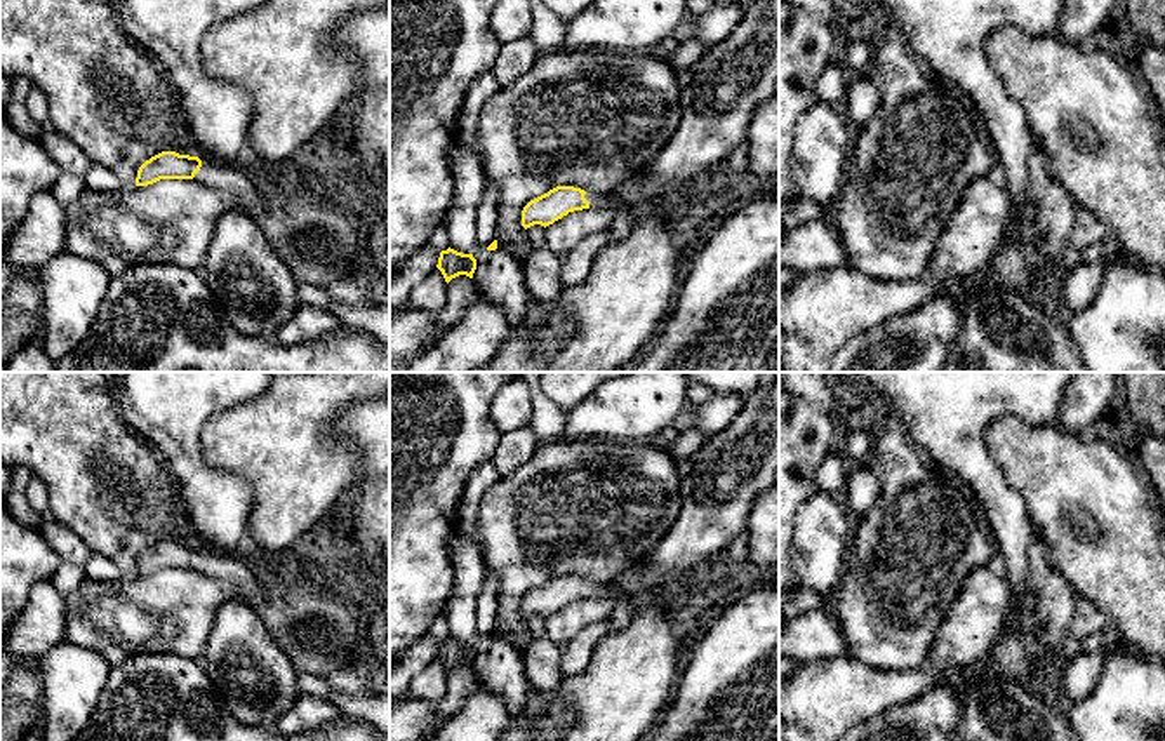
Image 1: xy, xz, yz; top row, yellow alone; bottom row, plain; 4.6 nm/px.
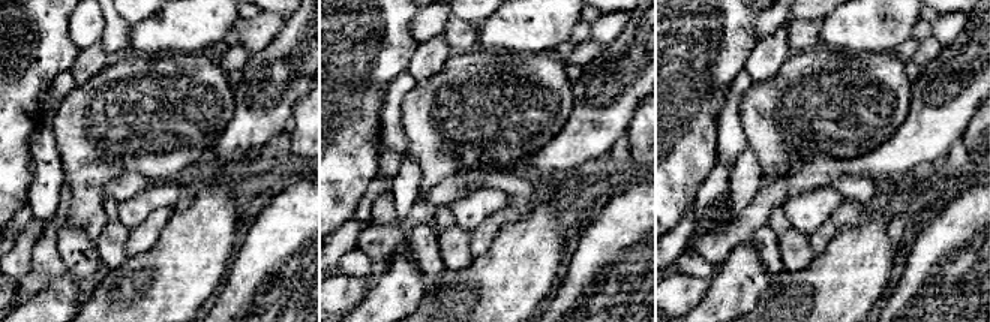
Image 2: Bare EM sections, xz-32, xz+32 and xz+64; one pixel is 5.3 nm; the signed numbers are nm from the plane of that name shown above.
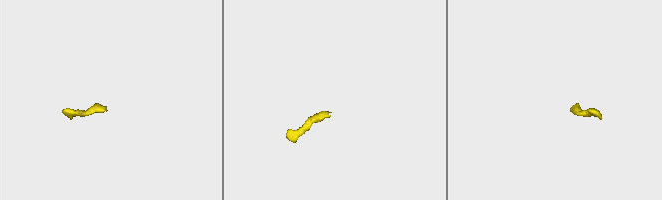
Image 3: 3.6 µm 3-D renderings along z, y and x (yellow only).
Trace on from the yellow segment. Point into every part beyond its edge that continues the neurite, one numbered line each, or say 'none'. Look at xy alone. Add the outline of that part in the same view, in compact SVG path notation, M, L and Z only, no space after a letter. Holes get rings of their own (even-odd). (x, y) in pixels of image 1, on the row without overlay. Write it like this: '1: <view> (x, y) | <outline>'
1: xy (233, 569) | M202 550L200 560L193 567L217 581L233 583L242 591L252 595L261 586L261 569L238 555L223 555Z

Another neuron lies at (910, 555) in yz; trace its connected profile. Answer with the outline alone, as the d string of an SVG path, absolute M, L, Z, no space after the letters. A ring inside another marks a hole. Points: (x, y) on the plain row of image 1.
M883 404L866 464L880 484L880 497L852 536L835 616L849 654L859 661L880 670L922 668L967 576L989 562L998 550L996 539L974 492L935 464Z

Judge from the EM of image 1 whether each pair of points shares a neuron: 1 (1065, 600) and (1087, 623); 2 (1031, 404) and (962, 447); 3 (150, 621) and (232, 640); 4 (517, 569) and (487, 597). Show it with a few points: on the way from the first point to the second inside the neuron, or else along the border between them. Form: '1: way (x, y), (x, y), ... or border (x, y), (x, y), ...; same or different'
1: border (1078, 597), (1068, 632); different
2: way (1012, 404), (997, 404), (972, 428); same
3: border (230, 599), (218, 609), (214, 628), (199, 661); different
4: border (485, 571), (491, 571), (498, 581), (494, 627); different

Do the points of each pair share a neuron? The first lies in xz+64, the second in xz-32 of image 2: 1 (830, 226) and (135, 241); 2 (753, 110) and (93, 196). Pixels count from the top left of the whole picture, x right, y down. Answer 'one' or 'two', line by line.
1: one
2: one

